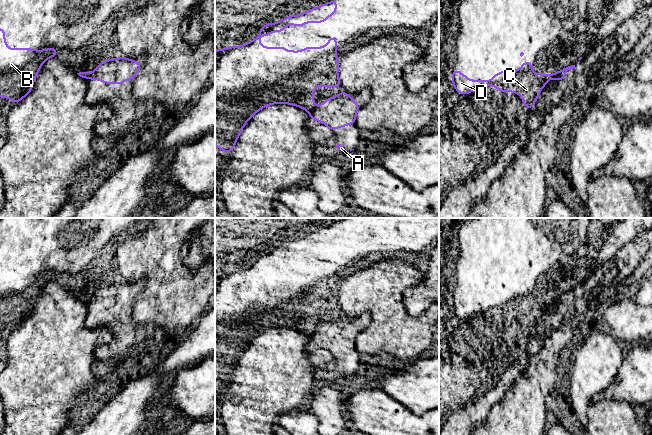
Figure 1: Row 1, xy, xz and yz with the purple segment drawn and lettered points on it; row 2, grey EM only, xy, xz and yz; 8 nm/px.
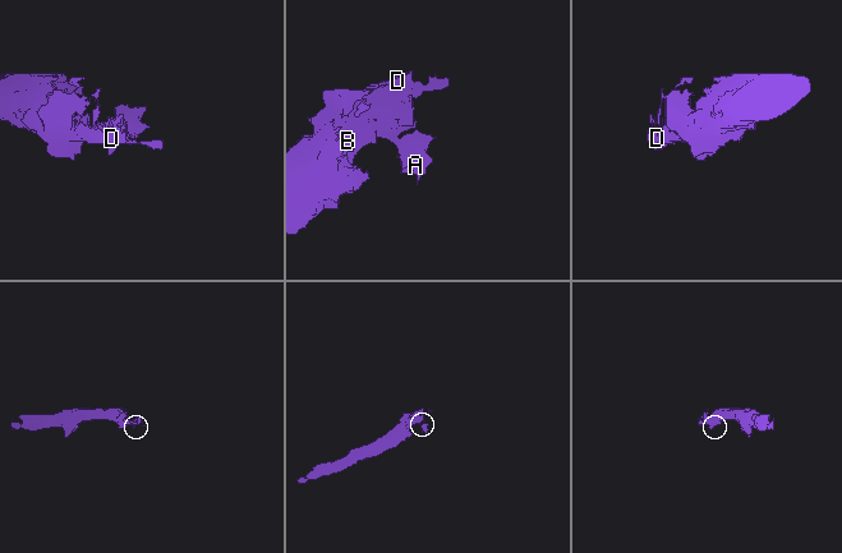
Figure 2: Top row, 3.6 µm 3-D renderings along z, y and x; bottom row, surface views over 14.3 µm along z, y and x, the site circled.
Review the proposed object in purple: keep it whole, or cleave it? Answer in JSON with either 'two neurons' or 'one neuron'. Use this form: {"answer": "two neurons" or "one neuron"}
{"answer": "two neurons"}

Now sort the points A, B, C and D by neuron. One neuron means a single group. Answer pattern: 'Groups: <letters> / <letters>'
Groups: A / B C D

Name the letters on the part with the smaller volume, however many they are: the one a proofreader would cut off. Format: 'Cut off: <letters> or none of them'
Cut off: A

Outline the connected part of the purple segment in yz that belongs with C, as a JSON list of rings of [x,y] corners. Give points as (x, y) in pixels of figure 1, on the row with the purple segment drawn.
[[[525,59],[523,65],[519,70],[510,70],[506,68],[499,74],[493,74],[492,80],[469,80],[465,74],[461,74],[459,69],[452,71],[452,85],[456,88],[457,94],[471,94],[473,90],[483,90],[486,86],[495,86],[499,92],[514,92],[522,97],[522,103],[526,106],[527,110],[531,110],[543,87],[551,80],[554,79],[557,73],[552,72],[548,75],[537,72],[536,77],[533,77],[533,64]]]

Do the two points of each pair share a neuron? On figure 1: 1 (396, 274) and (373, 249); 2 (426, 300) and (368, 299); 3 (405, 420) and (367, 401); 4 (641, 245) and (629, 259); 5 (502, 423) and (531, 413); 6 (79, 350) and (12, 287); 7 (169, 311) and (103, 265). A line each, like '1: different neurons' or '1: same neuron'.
1: different neurons
2: different neurons
3: same neuron
4: same neuron
5: same neuron
6: different neurons
7: different neurons

